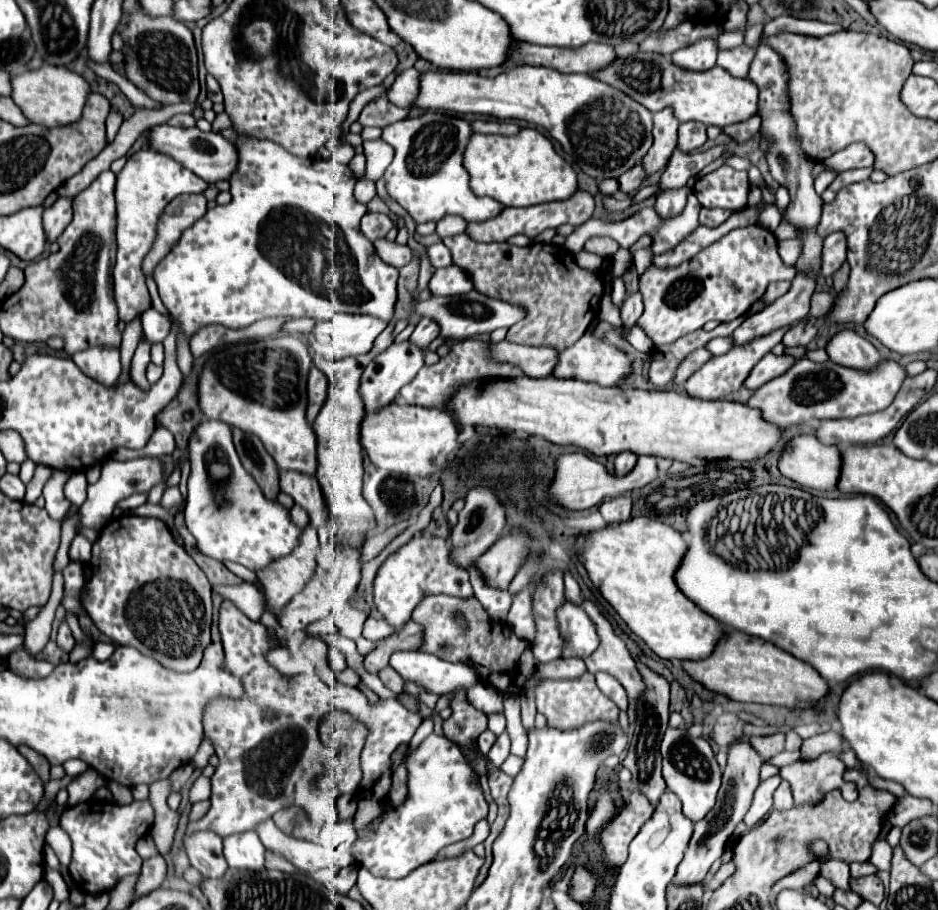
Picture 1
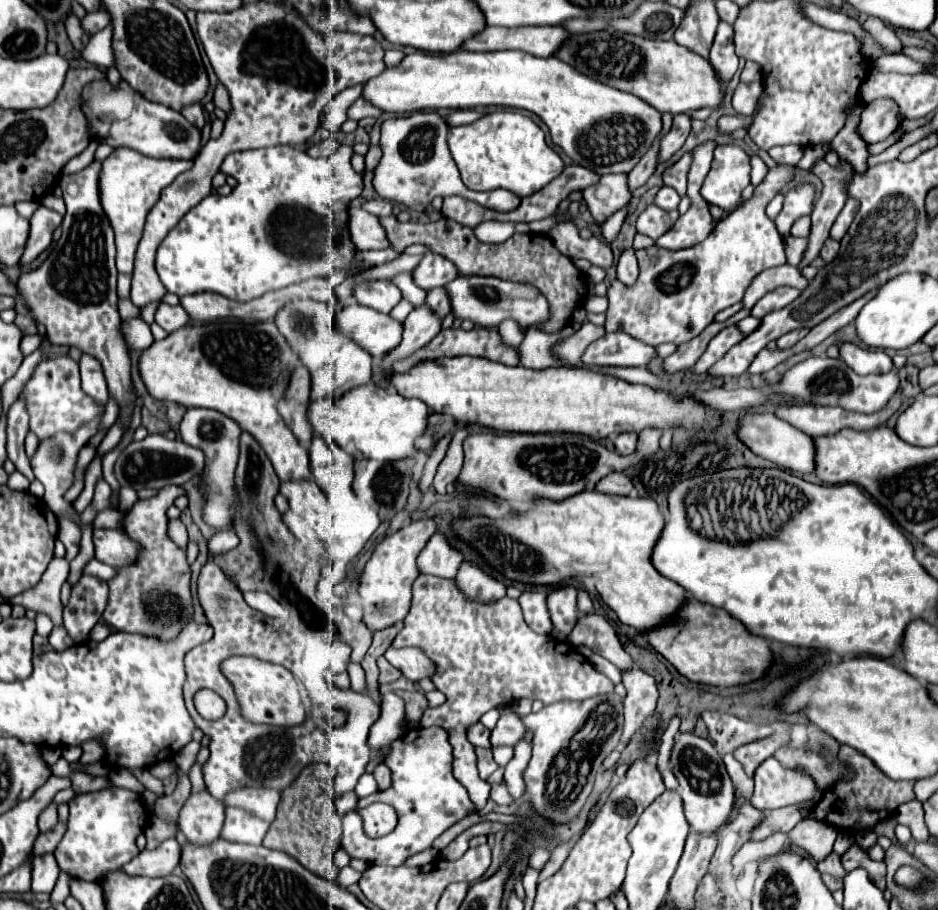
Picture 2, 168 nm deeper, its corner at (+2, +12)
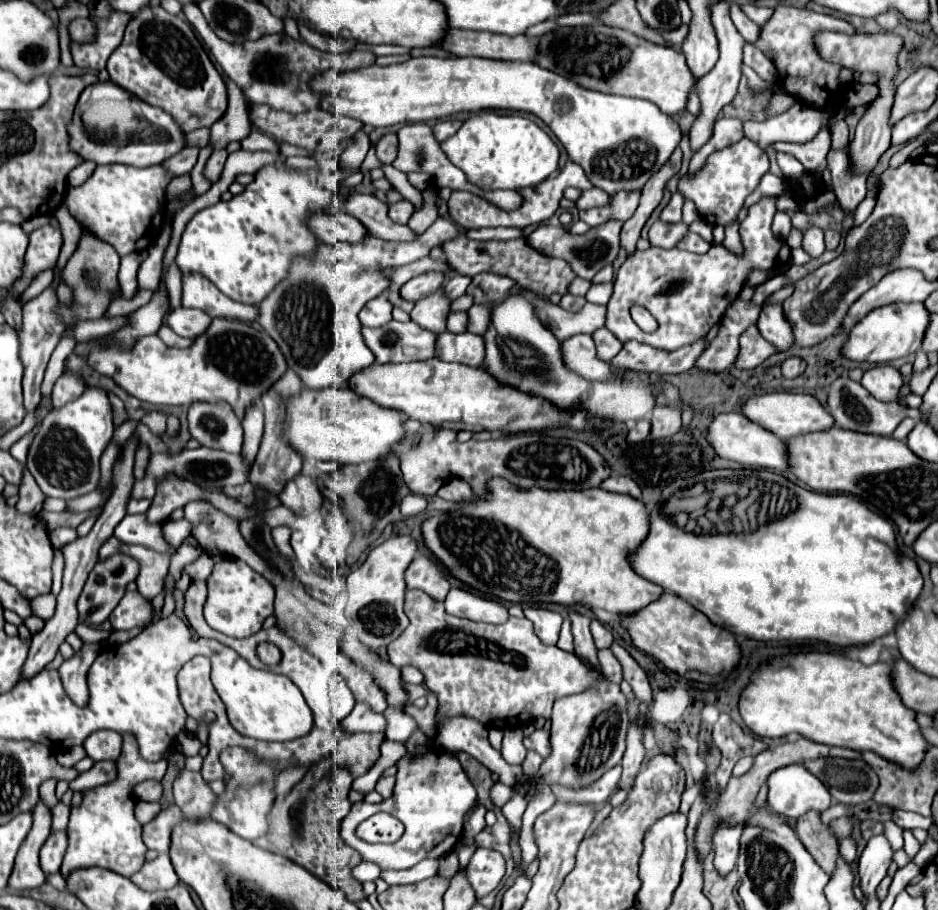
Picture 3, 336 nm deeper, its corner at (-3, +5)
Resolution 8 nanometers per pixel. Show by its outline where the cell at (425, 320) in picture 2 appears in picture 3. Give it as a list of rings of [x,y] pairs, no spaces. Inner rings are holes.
[[[440,287],[440,291],[434,291],[432,295],[426,295],[424,299],[418,299],[414,303],[414,309],[412,309],[410,317],[422,329],[428,329],[432,333],[440,333],[440,331],[446,331],[448,311],[450,311],[450,299],[444,295],[444,291]]]

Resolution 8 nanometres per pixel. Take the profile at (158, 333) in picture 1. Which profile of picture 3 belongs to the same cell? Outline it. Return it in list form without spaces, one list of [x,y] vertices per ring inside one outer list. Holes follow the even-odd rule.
[[[172,309],[168,315],[168,325],[174,333],[178,333],[180,337],[188,337],[188,339],[196,339],[196,335],[202,335],[208,329],[208,323],[212,321],[212,317],[204,315],[204,311],[196,311],[196,309]]]

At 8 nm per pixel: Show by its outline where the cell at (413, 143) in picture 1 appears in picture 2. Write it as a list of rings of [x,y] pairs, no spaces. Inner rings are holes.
[[[413,112],[409,116],[393,116],[381,124],[381,162],[375,168],[373,186],[381,198],[391,202],[403,204],[415,214],[423,214],[433,198],[441,196],[463,196],[467,200],[475,200],[485,208],[497,212],[509,212],[519,206],[521,198],[507,190],[487,190],[487,192],[473,192],[469,190],[461,178],[459,170],[449,154],[447,146],[449,124],[445,116],[439,112]]]

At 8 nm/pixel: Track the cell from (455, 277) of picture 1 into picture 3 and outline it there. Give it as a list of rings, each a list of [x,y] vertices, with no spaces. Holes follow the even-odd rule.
[[[424,273],[424,275],[418,275],[418,277],[410,279],[408,283],[404,283],[404,287],[400,287],[400,299],[418,301],[424,295],[436,291],[442,283],[444,283],[444,275],[440,275],[440,273]]]

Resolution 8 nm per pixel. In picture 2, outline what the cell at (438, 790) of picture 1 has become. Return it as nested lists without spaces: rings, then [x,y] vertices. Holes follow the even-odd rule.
[[[411,728],[403,738],[395,740],[391,744],[389,758],[385,760],[393,772],[391,788],[361,798],[359,810],[375,802],[387,802],[397,810],[397,828],[387,836],[369,838],[363,830],[363,818],[359,810],[353,810],[343,818],[343,850],[351,858],[361,858],[369,864],[401,866],[407,856],[423,852],[449,826],[475,812],[475,804],[471,804],[467,790],[453,776],[451,762],[451,744],[447,742],[447,732],[443,732],[443,728]]]

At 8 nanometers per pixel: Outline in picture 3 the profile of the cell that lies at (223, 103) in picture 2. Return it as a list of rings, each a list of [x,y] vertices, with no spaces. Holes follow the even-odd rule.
[[[252,131],[244,141],[242,141],[242,149],[244,151],[270,151],[276,153],[278,145],[272,137],[260,133],[260,131]]]

